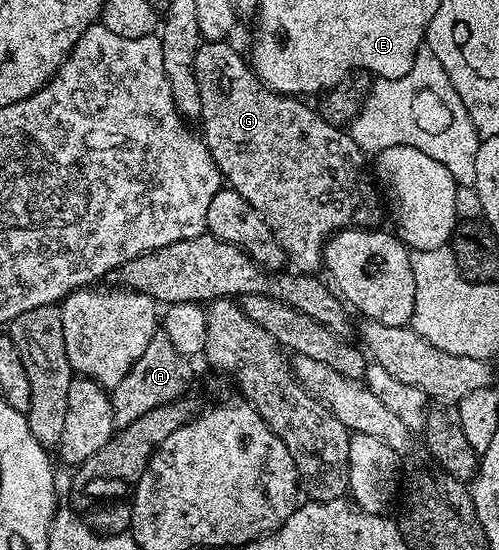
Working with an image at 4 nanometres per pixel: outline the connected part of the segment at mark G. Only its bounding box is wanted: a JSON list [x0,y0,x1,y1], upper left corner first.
[191,40,385,274]

